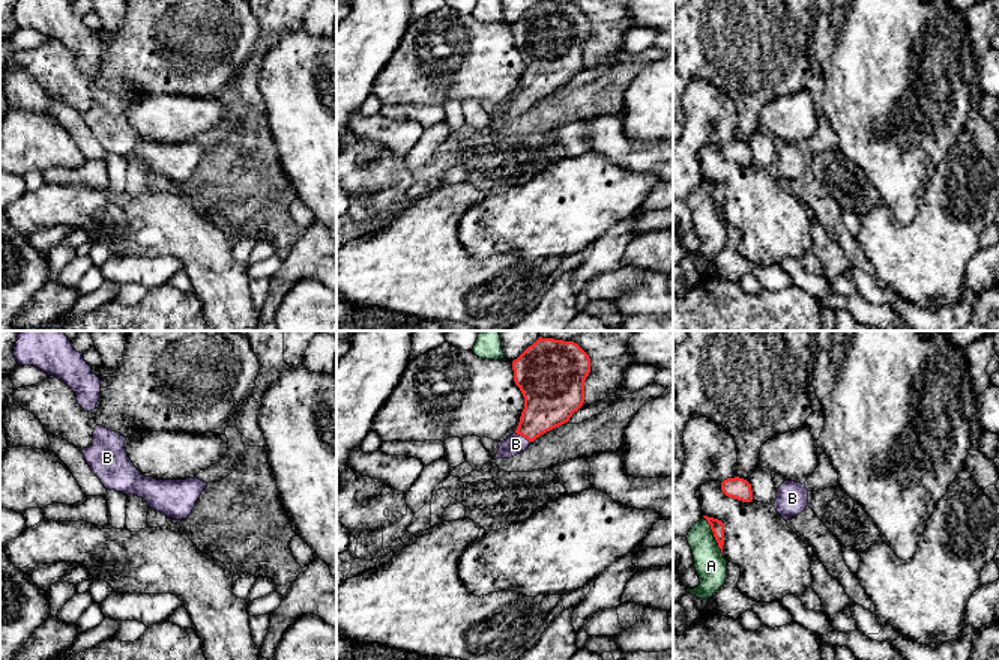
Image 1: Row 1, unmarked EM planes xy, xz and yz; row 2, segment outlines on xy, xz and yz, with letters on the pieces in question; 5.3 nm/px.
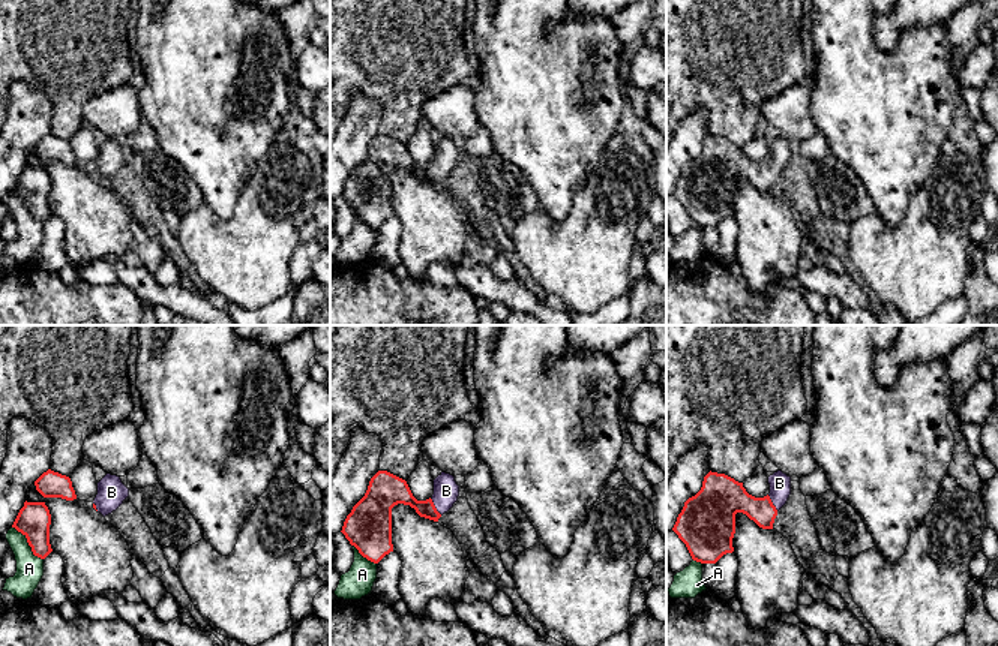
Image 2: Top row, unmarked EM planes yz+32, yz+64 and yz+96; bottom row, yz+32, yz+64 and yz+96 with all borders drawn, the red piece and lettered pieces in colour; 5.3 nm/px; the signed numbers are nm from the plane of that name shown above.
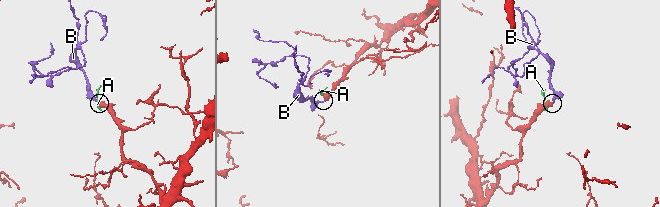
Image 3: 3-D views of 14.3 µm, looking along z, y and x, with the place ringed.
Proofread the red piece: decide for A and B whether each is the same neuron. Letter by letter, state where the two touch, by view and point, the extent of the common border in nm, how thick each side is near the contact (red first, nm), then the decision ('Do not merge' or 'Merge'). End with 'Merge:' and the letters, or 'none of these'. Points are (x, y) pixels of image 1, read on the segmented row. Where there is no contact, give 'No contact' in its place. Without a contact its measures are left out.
A: Touches red at yz (714, 535). Shared border 240 nm. Thickness 70 nm (red) against 170 nm. Do not merge
B: Touches red at xz (523, 436). Shared border 100 nm. Thickness 280 nm (red) against 110 nm. Merge
Merge: B

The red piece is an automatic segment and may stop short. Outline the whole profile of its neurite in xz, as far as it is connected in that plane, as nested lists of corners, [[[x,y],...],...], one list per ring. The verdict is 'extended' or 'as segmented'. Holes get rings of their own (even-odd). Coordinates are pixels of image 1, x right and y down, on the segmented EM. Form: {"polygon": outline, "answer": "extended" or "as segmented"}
{"polygon": [[[539,337],[512,361],[512,370],[524,409],[515,433],[499,442],[493,460],[523,453],[536,437],[569,421],[584,403],[590,358],[574,341]]], "answer": "extended"}

